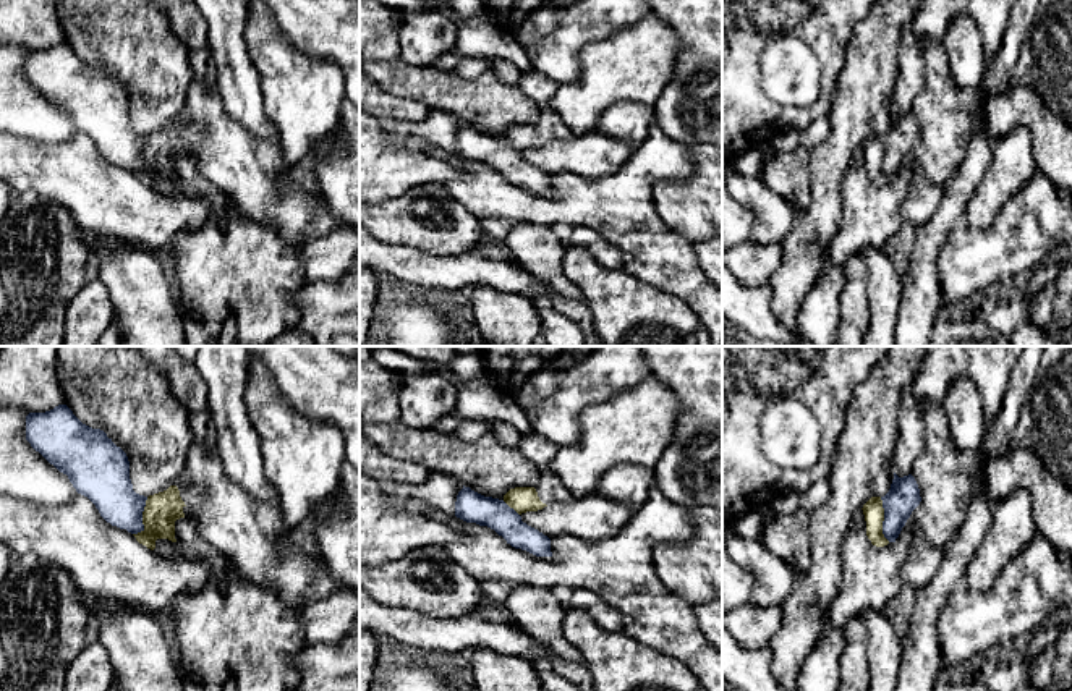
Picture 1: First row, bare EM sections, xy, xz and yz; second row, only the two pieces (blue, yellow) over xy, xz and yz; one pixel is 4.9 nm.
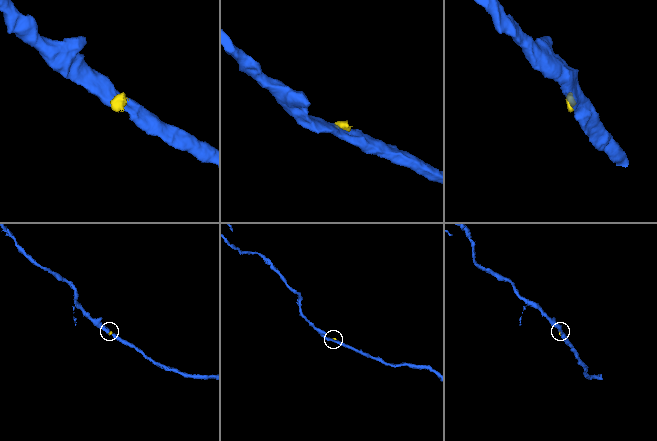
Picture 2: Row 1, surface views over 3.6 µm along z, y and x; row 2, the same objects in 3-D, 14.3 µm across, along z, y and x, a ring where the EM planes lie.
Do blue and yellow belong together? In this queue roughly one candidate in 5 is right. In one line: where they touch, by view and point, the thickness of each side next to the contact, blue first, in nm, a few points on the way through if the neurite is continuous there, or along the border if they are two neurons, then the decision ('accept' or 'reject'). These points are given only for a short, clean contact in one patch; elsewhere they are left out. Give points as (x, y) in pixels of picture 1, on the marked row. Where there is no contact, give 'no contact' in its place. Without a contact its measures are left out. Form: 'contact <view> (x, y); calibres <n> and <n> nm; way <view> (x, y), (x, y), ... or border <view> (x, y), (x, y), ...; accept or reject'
contact yz (884, 520); calibres 160 and 100 nm; border yz (880, 497), (883, 534), (889, 541); reject

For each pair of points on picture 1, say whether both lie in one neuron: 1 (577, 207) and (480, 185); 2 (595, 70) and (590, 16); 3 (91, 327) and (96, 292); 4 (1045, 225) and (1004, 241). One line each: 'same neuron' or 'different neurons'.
1: same neuron
2: different neurons
3: same neuron
4: same neuron

